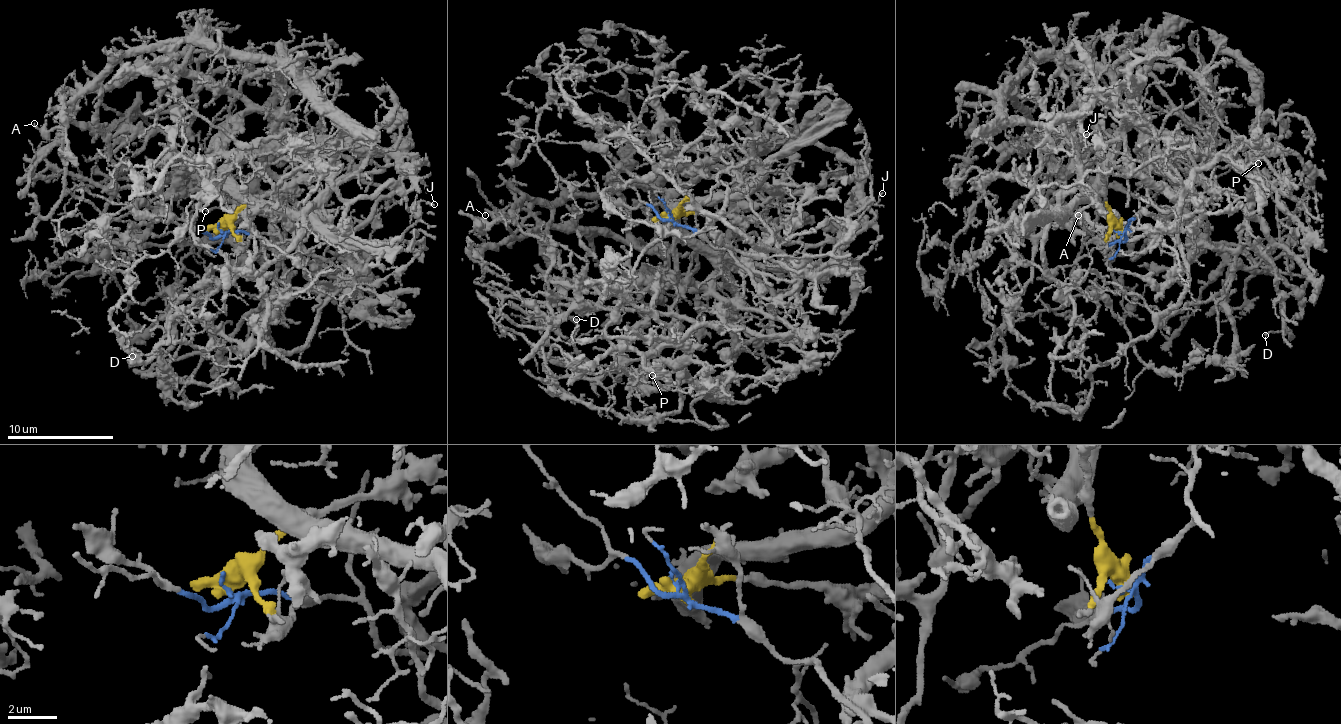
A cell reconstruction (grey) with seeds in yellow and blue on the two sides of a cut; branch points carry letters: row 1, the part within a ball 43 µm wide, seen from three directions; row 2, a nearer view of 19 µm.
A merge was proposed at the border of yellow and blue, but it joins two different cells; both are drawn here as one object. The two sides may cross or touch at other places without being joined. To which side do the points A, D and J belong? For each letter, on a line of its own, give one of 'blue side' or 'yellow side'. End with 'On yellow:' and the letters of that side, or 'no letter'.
A: yellow side
D: yellow side
J: blue side
On yellow: A, D

